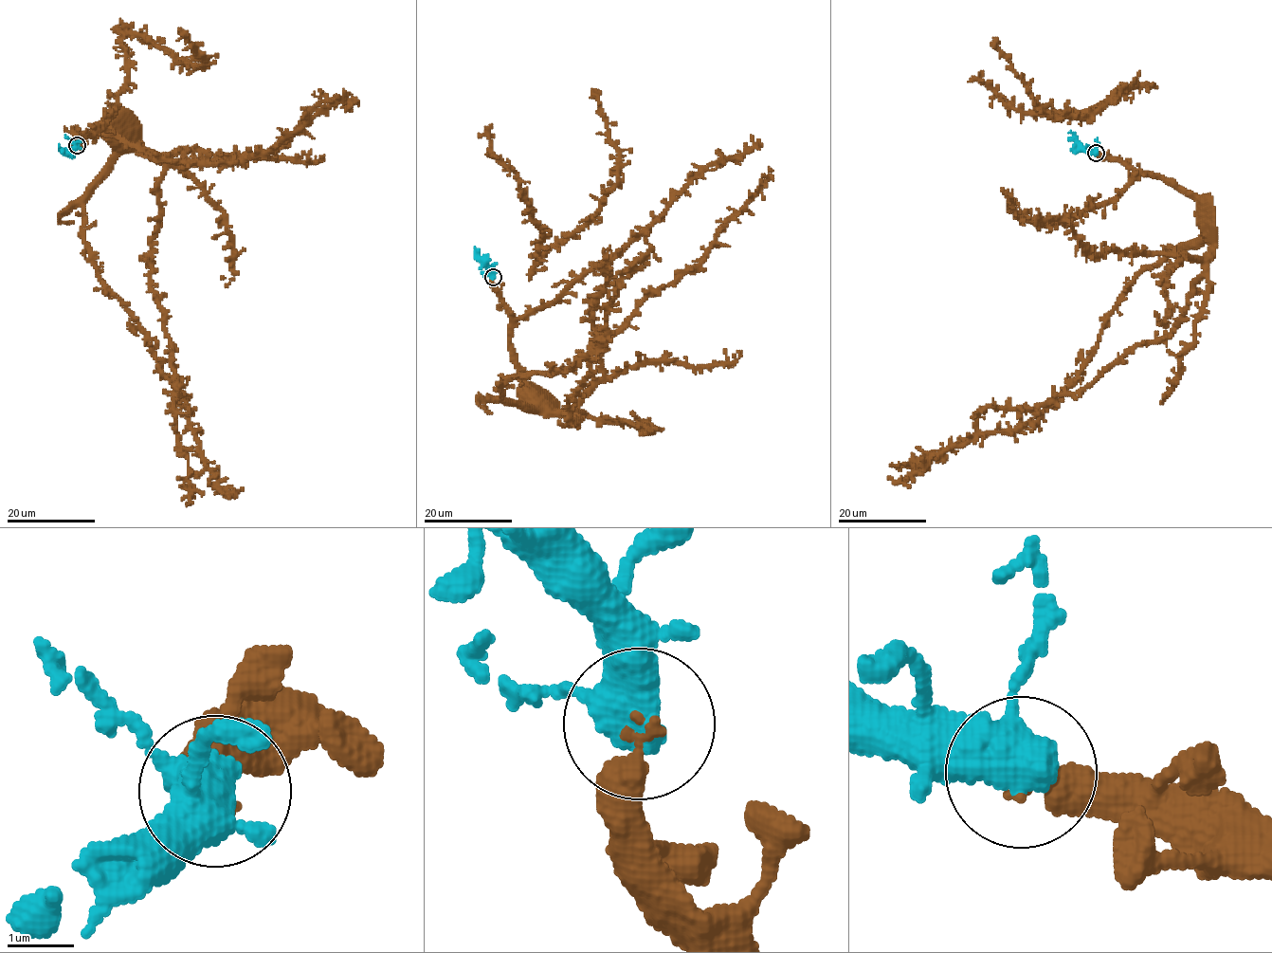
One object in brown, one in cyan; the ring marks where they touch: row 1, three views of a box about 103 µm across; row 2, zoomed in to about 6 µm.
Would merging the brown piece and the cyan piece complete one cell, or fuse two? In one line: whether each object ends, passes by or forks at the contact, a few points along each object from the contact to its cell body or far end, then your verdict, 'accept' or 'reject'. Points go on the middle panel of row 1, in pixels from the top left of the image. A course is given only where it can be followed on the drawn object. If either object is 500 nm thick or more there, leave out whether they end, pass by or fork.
brown runs (493, 277), (531, 410), (501, 397), (500, 382), (567, 369), (591, 350), (590, 300), (605, 287), (610, 245); cyan runs (493, 277), (474, 252), (474, 247); accept

